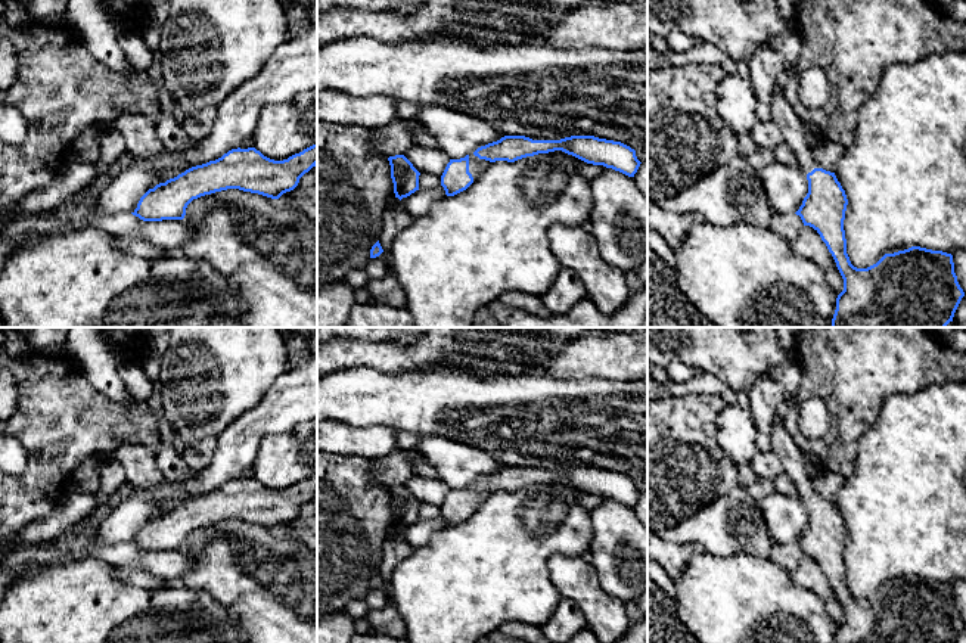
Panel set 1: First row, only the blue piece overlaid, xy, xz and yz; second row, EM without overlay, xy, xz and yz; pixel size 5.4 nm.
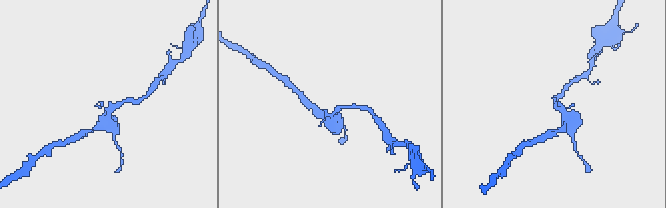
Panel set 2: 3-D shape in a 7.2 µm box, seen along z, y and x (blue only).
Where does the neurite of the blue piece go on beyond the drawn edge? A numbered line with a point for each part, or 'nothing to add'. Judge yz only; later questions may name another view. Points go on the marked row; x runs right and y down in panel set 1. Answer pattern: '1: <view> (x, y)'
1: yz (783, 115)

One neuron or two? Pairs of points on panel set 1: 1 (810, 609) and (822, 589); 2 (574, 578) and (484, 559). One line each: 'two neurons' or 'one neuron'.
1: two neurons
2: two neurons

